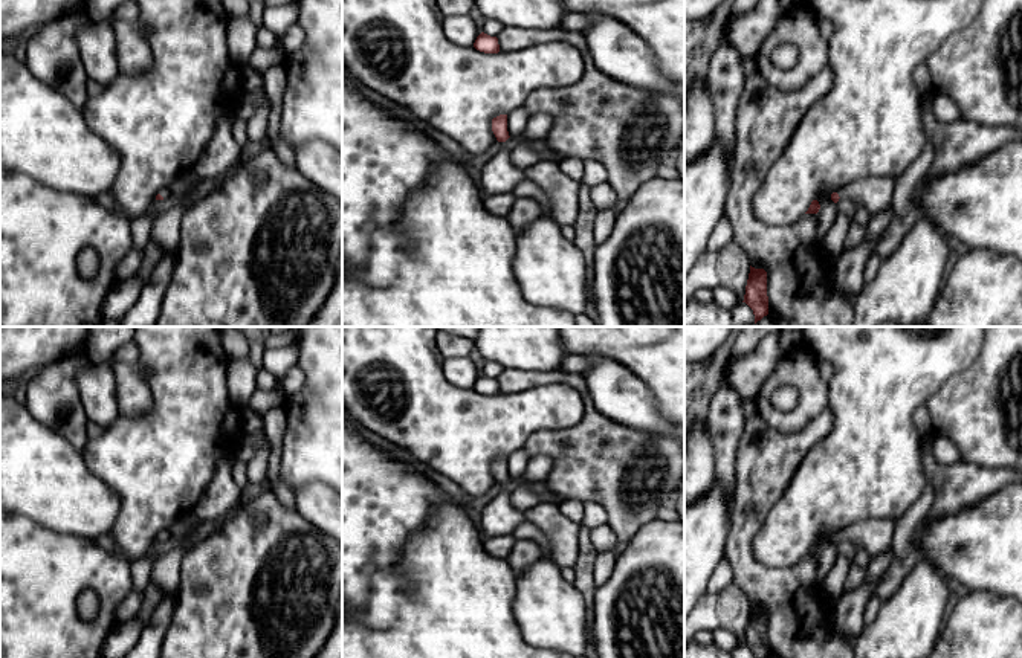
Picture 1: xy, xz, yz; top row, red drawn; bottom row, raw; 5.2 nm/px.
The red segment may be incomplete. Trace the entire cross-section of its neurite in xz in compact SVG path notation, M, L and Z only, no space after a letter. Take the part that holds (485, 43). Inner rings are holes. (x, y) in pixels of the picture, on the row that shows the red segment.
M481 32L475 43L474 43L474 47L480 52L484 52L484 53L498 53L500 52L500 44L498 44L498 38L496 37L490 37L484 32Z

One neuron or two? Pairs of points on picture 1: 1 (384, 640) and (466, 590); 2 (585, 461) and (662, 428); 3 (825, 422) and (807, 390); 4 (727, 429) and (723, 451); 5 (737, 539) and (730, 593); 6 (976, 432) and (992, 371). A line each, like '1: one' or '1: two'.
1: one
2: two
3: two
4: one
5: two
6: one

